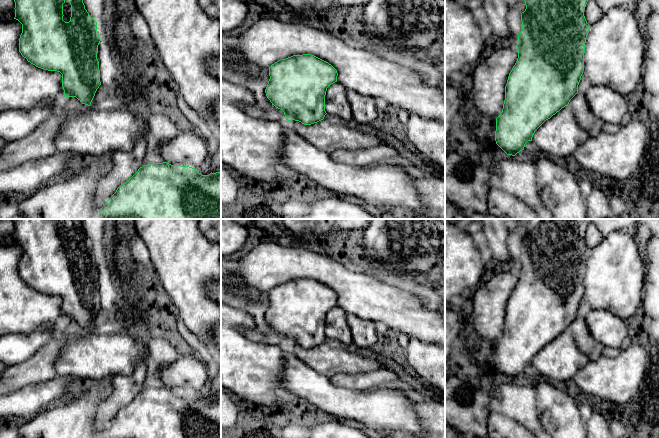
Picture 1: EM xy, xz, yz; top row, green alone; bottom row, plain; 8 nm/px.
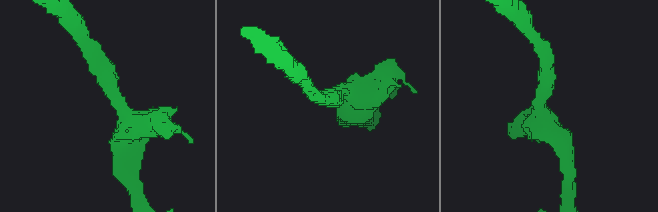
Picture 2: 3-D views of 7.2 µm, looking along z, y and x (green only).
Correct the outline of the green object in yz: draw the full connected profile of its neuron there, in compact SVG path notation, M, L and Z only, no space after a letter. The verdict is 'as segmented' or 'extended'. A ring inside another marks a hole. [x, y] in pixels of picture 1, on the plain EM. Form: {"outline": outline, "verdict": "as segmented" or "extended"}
{"outline": "M525 219L524 225L526 233L521 237L522 254L518 258L518 282L509 297L507 308L505 310L505 324L503 333L500 339L496 342L496 355L495 365L496 368L507 378L515 380L520 375L524 374L525 368L528 365L532 365L533 358L535 355L553 339L559 336L565 330L568 330L570 324L578 317L578 309L581 304L581 300L584 295L584 277L585 267L590 253L590 249L587 247L584 240L584 233L588 226L587 219Z", "verdict": "as segmented"}

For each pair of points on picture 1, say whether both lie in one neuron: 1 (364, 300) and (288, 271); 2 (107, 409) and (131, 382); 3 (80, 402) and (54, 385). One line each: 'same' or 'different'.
1: same
2: same
3: different

